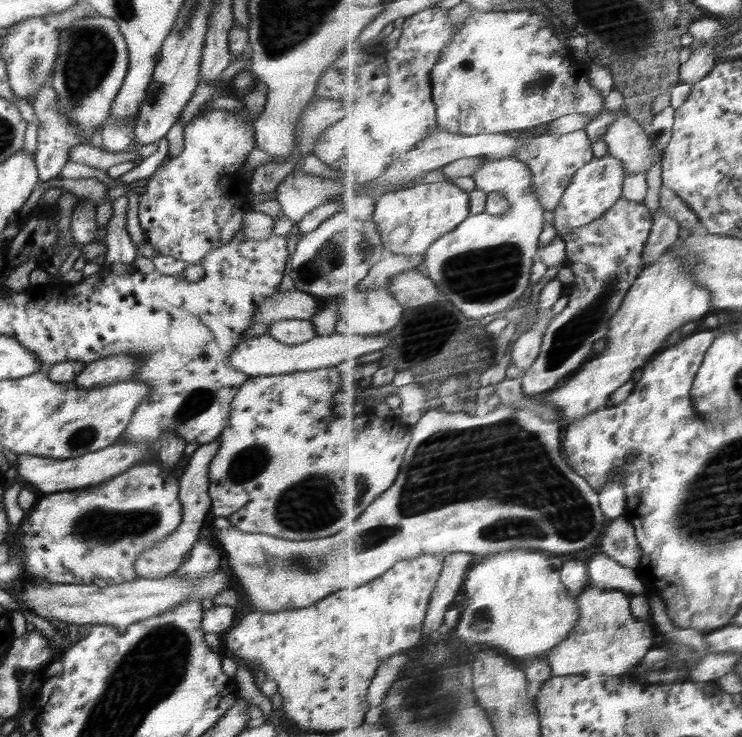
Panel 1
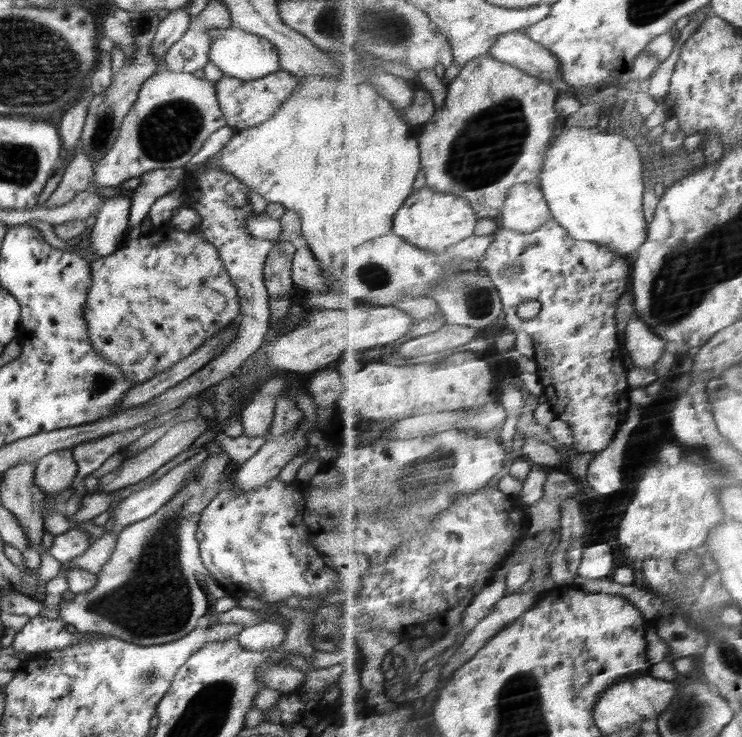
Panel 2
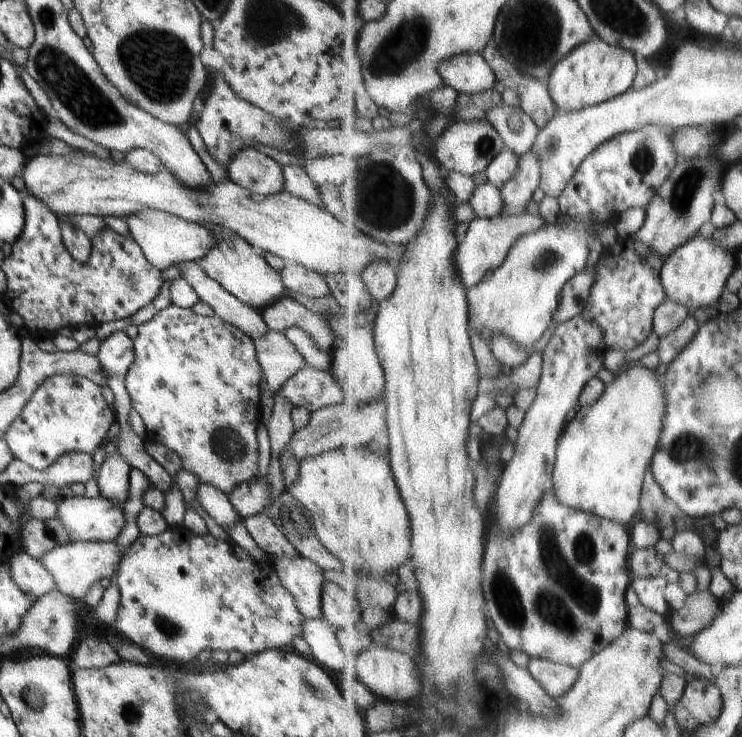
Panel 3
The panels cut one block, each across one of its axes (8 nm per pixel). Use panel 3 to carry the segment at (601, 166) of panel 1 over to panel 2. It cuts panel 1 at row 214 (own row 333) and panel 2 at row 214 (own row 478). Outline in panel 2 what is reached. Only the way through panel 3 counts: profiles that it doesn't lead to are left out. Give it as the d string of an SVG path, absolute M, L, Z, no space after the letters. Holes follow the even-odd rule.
M538 181L518 184L500 216L504 227L525 233L533 233L554 218Z

